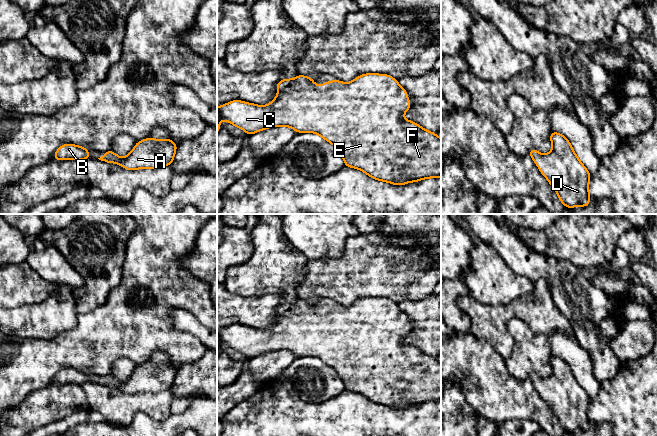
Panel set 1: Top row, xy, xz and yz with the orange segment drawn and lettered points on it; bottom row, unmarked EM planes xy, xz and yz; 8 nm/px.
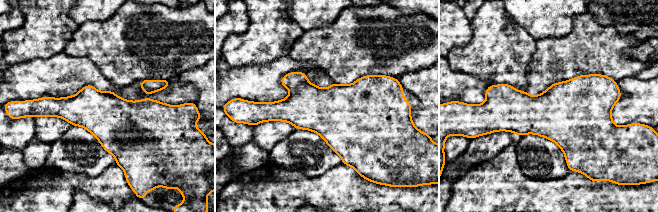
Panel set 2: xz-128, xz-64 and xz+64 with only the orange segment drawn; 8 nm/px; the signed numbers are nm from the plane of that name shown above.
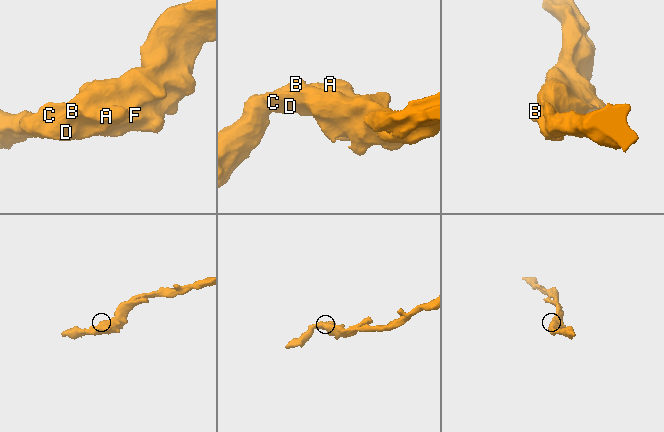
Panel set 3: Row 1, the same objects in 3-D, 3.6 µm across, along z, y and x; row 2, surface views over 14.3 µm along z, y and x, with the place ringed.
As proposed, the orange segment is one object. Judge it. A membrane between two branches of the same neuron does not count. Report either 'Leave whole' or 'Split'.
Leave whole

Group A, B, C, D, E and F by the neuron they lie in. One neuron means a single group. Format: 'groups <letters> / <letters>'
groups A B C D E F

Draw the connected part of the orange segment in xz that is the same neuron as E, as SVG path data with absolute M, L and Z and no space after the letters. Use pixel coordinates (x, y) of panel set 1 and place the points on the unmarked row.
M367 297L359 299L349 307L335 303L318 310L313 306L313 302L299 298L294 303L280 304L276 311L278 319L265 330L241 324L218 330L217 357L221 353L220 343L244 354L248 360L270 351L287 350L293 352L296 357L311 356L320 359L335 370L343 381L345 390L357 392L375 404L404 409L427 402L441 402L441 363L438 358L403 342L403 338L411 330L408 316L390 299Z

